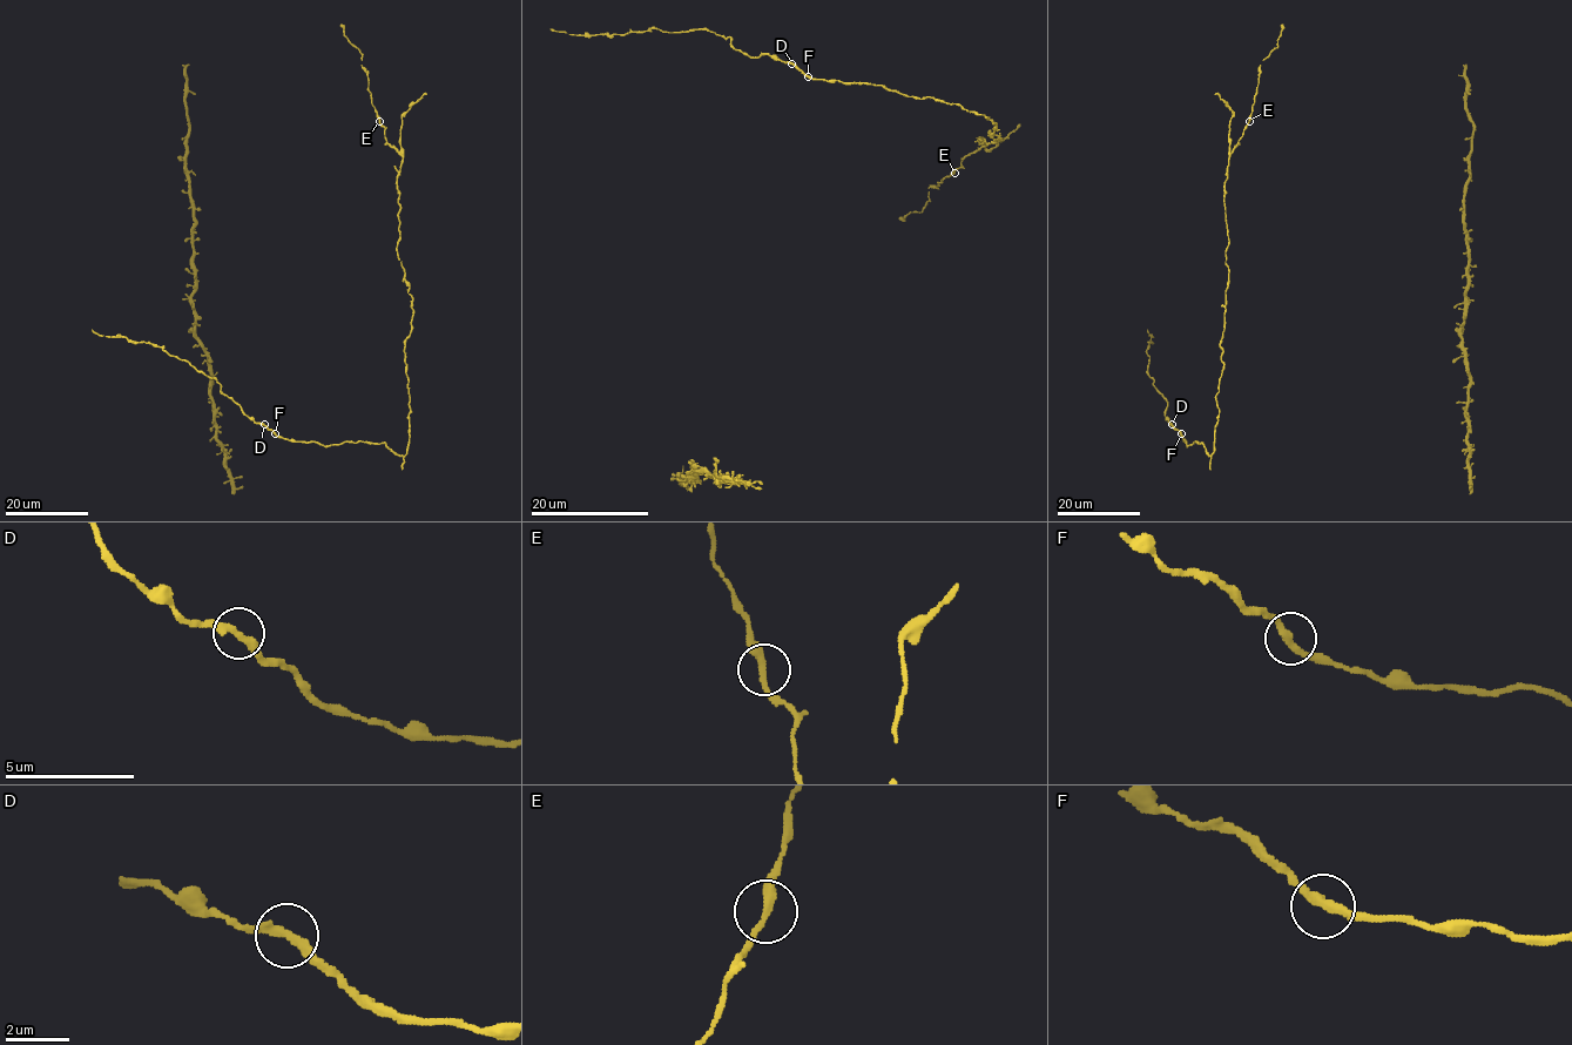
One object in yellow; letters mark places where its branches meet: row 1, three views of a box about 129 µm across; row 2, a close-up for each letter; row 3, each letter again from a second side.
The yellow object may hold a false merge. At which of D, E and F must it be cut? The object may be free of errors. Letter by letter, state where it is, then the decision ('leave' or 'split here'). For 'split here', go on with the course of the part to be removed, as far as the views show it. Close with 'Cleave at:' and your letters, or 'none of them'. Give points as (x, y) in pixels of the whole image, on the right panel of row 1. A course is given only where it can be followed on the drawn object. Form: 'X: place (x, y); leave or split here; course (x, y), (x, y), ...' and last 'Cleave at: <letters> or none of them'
D: place (1172, 424); leave
E: place (1249, 121); leave
F: place (1181, 433); leave
Cleave at: none of them

